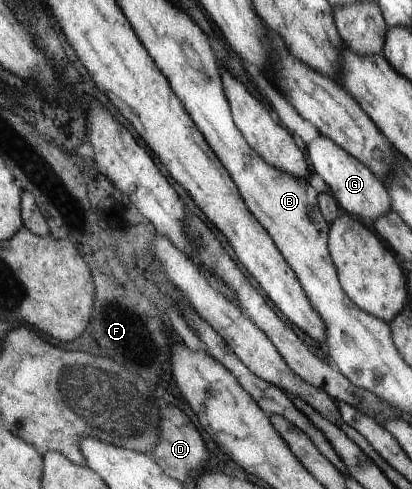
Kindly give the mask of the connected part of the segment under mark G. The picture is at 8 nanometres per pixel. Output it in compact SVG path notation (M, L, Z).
M321 135L310 144L304 144L304 147L309 153L311 163L314 164L314 171L319 173L328 187L332 189L332 195L344 212L373 222L380 216L384 216L386 212L392 211L392 198L385 183L372 172L369 166L342 149L337 142Z

